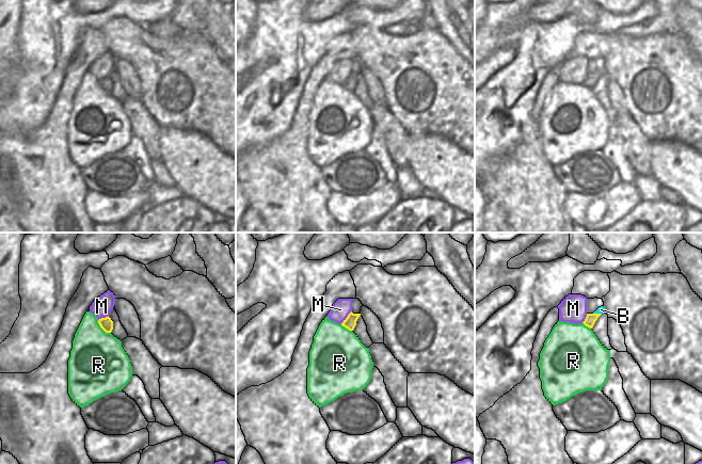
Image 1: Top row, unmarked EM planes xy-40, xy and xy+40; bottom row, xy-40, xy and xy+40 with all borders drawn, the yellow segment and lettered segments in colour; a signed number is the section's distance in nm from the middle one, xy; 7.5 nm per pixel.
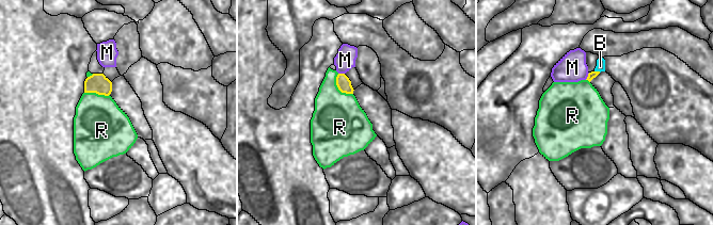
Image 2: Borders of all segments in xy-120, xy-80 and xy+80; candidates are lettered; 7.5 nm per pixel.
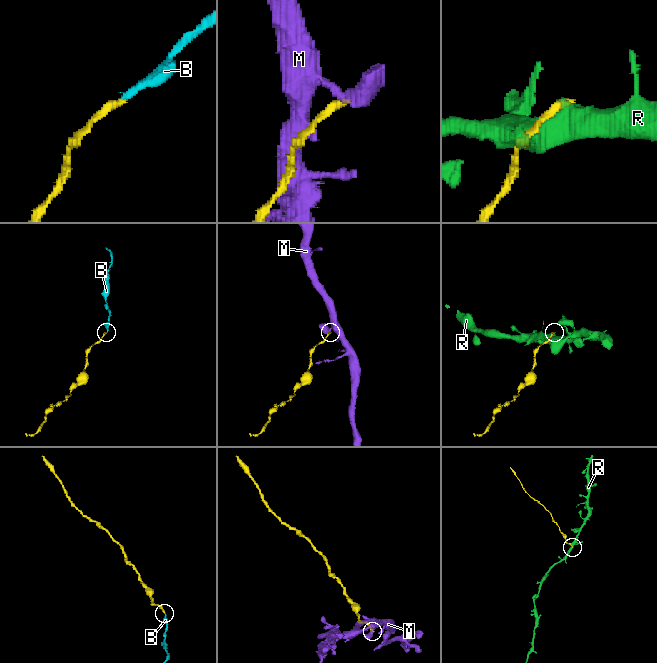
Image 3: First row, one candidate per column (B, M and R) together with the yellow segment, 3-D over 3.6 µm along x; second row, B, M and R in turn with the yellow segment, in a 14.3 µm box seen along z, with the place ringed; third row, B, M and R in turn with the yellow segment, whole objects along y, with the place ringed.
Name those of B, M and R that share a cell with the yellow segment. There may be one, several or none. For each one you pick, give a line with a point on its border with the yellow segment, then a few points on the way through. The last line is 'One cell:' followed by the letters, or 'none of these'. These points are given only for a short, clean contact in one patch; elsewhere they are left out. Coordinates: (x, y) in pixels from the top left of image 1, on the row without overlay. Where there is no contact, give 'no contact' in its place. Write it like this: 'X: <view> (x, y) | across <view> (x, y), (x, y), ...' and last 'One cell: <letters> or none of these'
B: xy+40 (597, 75)
One cell: B

